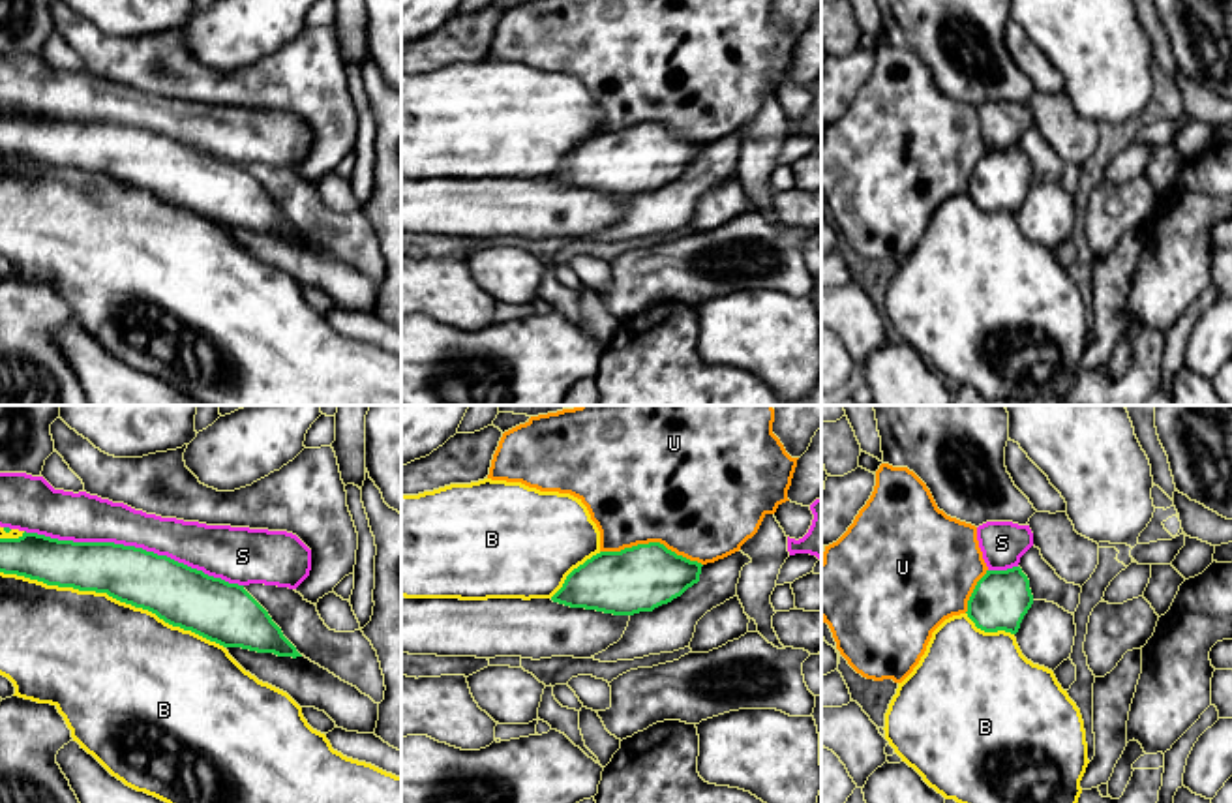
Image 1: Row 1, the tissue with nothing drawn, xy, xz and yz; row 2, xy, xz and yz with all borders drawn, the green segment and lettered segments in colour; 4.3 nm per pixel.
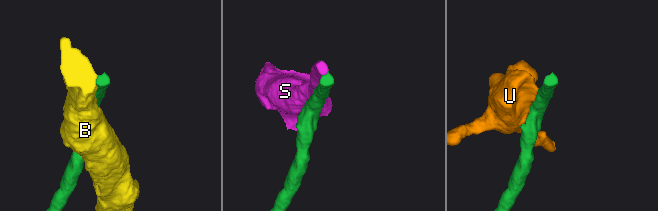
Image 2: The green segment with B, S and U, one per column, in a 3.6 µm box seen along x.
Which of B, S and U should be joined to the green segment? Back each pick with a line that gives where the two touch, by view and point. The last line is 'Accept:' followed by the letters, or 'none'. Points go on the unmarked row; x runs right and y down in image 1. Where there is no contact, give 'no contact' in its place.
Accept: none

